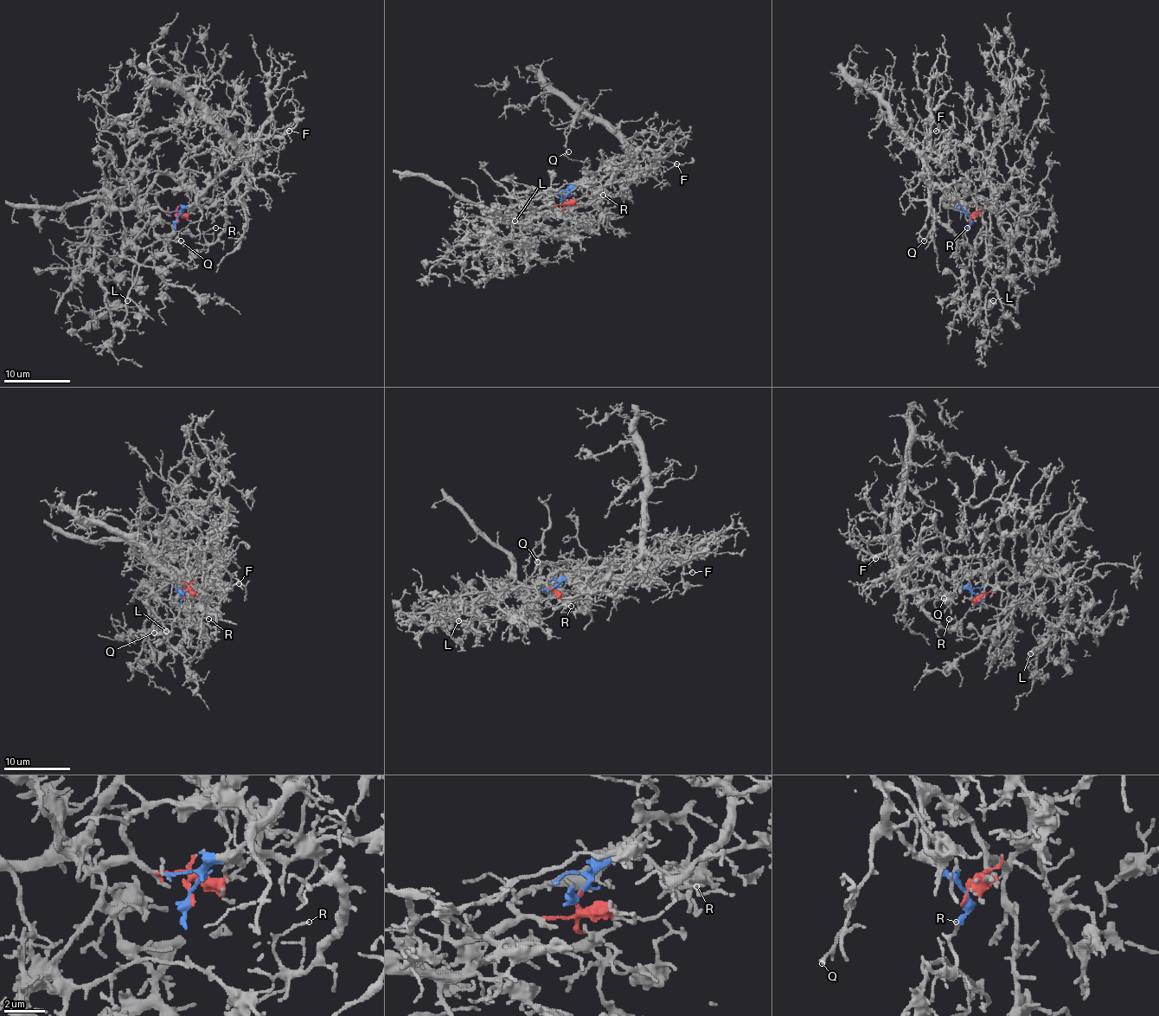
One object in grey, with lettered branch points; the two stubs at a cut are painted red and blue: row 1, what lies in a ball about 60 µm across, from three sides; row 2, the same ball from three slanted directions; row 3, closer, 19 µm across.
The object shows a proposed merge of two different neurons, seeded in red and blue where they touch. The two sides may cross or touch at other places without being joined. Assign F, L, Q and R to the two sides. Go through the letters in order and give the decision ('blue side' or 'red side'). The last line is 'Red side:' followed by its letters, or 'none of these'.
F: blue side
L: red side
Q: blue side
R: blue side
Red side: L

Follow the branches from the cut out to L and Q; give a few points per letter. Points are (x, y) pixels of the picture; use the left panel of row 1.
L: (177, 219), (174, 212), (143, 210), (137, 202), (117, 207), (101, 221), (92, 268), (108, 305), (128, 299)
Q: (177, 219), (195, 201), (202, 215), (182, 228), (177, 235), (181, 240)

